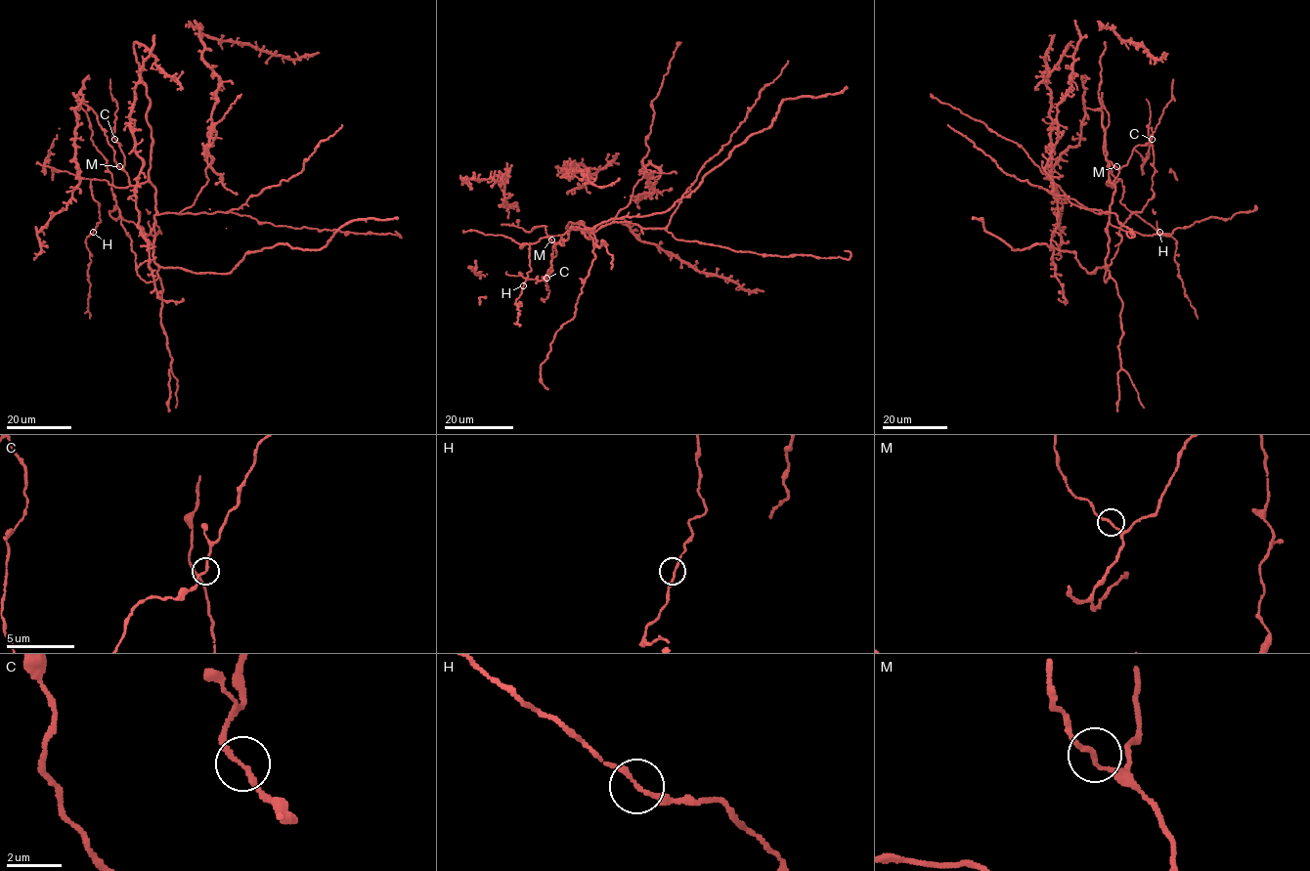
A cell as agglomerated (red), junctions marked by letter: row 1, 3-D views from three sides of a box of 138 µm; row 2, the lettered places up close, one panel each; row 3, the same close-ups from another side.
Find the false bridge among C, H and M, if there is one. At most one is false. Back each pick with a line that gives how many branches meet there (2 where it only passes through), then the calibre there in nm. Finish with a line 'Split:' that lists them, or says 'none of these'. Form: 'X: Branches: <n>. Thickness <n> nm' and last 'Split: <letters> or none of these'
Split: none of these

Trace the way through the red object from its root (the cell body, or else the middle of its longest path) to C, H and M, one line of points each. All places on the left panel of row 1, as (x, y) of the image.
C: (150, 169), (146, 182), (132, 186), (123, 169), (124, 155), (114, 138)
H: (150, 169), (146, 182), (126, 187), (116, 187), (105, 180), (90, 182), (101, 220), (93, 232)
M: (150, 169), (146, 182), (132, 186), (119, 167)

